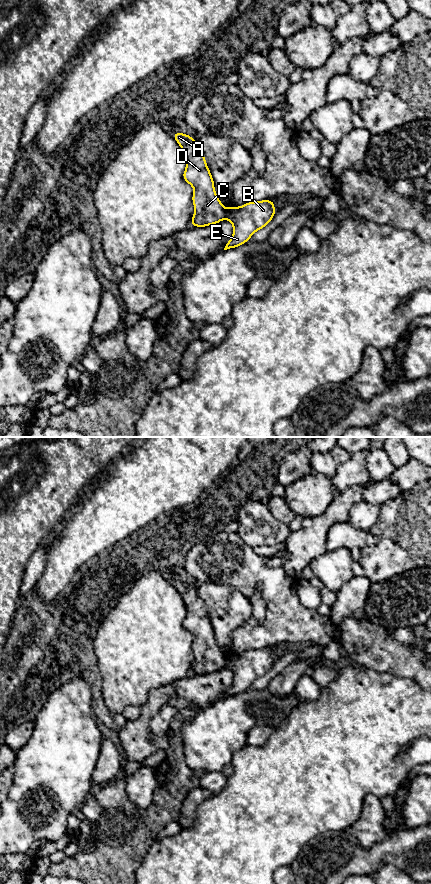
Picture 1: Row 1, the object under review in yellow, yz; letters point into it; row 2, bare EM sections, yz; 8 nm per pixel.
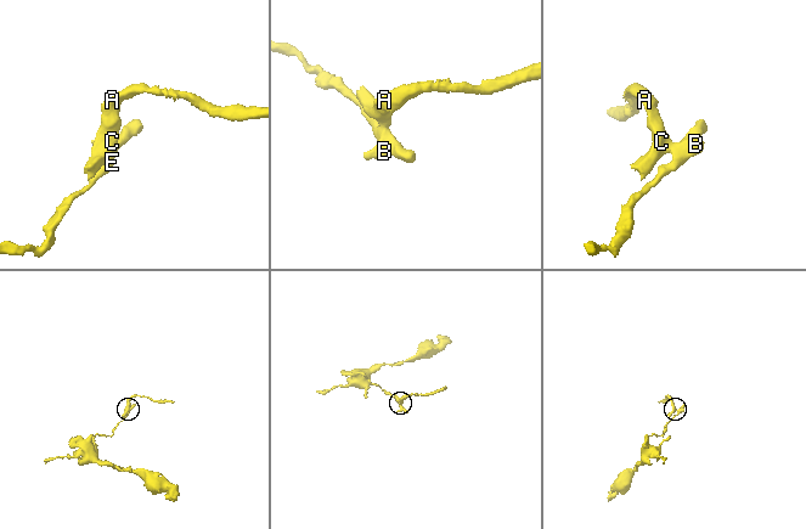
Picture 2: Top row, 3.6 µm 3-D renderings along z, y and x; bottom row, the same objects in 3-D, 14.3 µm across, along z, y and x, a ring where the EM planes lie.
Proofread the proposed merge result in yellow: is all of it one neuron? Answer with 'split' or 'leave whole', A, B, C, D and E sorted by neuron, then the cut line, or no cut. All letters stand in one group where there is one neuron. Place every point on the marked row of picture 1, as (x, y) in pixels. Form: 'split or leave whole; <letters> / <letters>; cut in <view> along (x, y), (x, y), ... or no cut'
split; A C D / B E; cut in yz along (227, 209), (225, 217)

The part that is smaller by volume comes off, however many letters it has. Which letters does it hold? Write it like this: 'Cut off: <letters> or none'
Cut off: A, C, D

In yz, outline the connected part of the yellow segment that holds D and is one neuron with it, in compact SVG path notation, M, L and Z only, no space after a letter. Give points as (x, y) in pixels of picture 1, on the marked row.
M183 133L172 135L182 148L186 157L184 180L194 188L192 196L194 215L191 224L205 227L219 223L226 218L227 208L216 195L214 181L206 164L204 154L198 149L197 141Z

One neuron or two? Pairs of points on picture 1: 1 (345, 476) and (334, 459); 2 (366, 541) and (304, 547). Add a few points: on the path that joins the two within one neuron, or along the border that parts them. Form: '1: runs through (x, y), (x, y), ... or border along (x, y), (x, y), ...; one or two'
1: border along (351, 454), (337, 466), (335, 474), (330, 479); two
2: border along (335, 523), (328, 531), (326, 550); two

